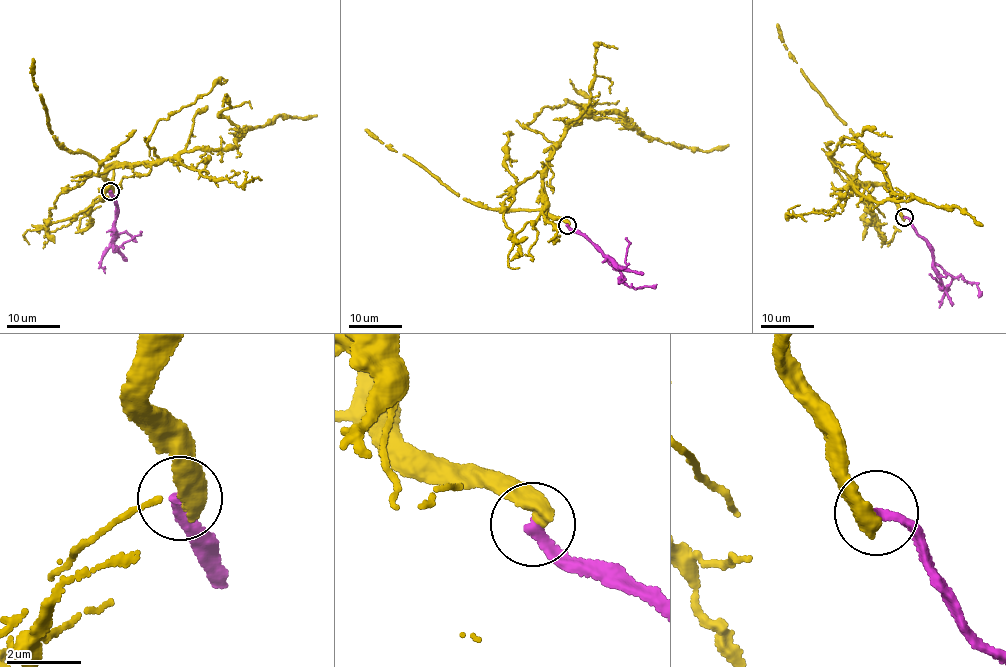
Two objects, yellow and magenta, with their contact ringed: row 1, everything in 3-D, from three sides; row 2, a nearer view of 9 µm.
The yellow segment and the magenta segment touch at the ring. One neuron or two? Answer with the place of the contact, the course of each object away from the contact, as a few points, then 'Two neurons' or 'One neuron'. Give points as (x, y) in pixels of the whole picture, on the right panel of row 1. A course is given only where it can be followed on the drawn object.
Place: (904, 217). Course of yellow: (903, 217), (884, 185), (856, 184), (853, 189), (849, 183), (882, 201), (909, 199), (957, 207), (982, 224). Course of magenta: (905, 217), (926, 241), (933, 261), (950, 275), (976, 283), (978, 297). Two neurons

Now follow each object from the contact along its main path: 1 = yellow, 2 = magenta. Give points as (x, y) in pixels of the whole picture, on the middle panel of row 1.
1: (567, 223), (544, 209), (544, 170), (565, 129), (592, 113), (618, 112), (665, 143), (709, 150), (728, 144)
2: (567, 225), (604, 255), (629, 286), (651, 287), (656, 284)

